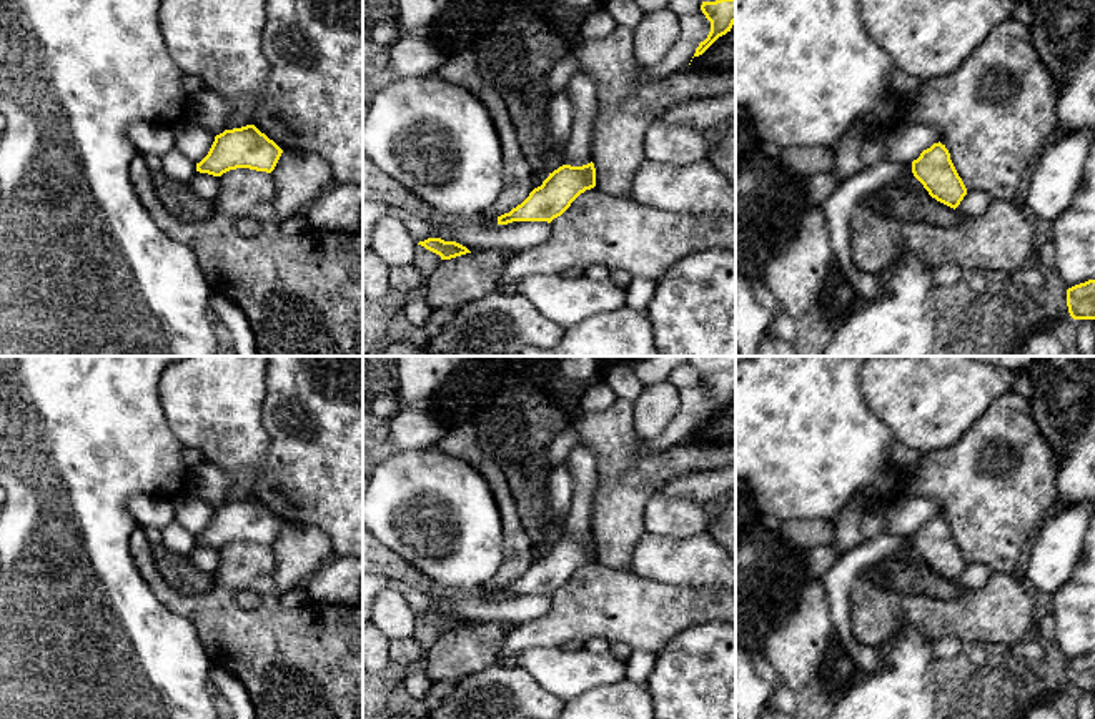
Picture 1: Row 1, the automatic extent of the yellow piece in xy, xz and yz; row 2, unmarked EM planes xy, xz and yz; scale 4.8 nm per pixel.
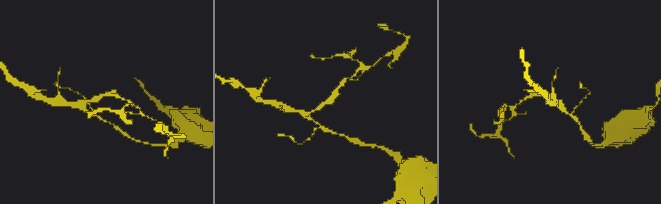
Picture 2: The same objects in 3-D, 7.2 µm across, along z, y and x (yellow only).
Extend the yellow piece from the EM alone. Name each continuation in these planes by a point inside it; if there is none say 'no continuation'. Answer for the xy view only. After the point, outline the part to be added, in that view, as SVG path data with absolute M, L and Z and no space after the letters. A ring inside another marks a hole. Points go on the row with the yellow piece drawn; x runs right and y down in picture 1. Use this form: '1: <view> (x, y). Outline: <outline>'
no continuation

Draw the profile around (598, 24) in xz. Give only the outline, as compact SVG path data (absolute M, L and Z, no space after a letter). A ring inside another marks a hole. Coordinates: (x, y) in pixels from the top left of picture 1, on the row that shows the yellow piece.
M594 8L589 15L584 17L579 32L581 40L599 40L614 32L617 22L602 8Z

